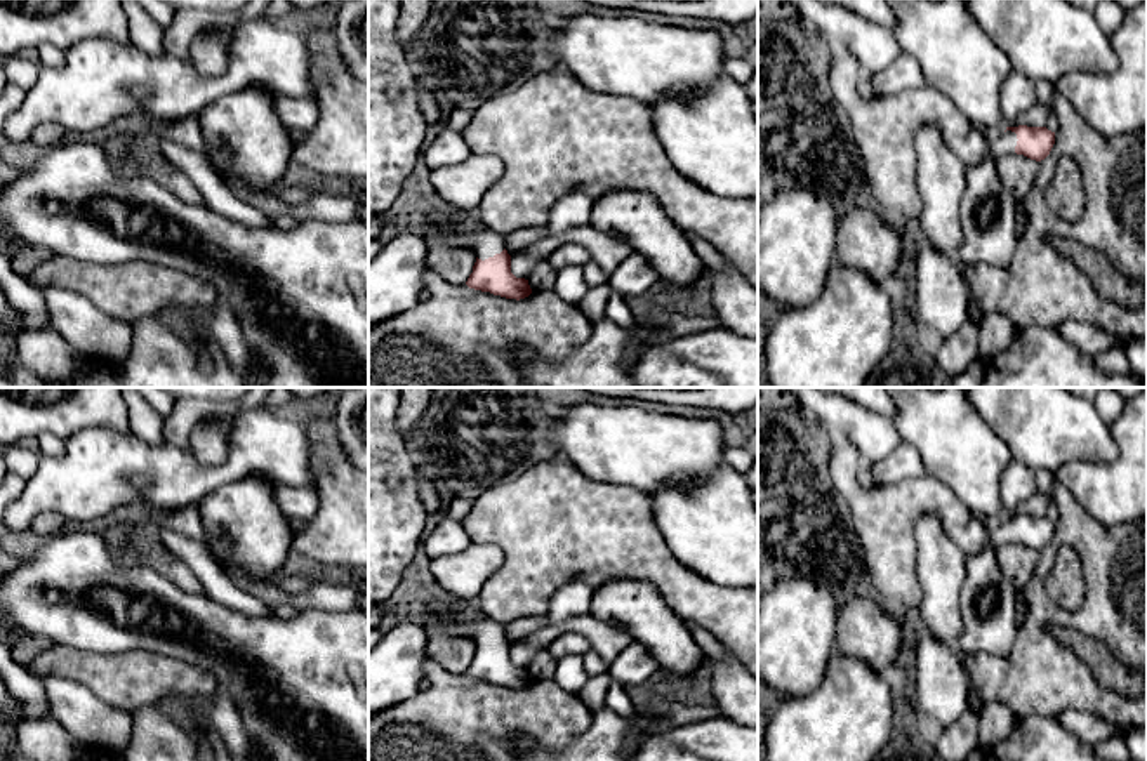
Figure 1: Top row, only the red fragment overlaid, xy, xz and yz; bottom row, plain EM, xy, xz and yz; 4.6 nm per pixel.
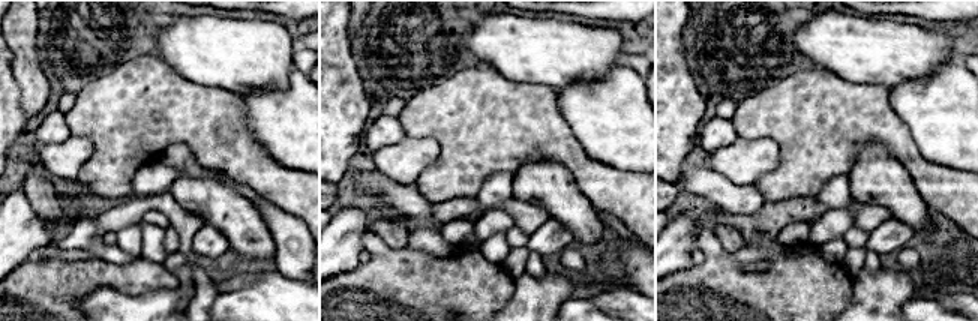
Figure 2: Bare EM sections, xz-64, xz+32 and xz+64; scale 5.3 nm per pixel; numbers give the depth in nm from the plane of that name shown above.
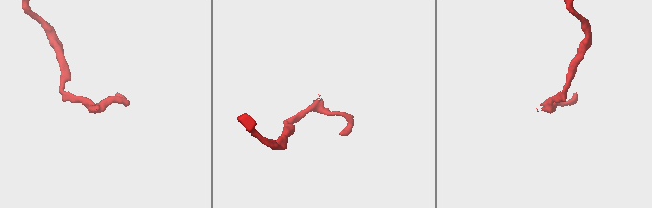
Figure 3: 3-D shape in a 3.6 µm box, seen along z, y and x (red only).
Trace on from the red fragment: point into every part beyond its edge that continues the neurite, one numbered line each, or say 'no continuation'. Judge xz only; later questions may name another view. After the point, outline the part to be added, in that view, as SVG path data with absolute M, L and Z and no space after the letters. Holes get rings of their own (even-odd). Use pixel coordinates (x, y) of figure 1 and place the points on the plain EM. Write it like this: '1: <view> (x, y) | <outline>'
1: xz (475, 624) | M424 587L417 606L441 612L454 629L471 638L481 650L494 646L506 638L504 625L492 620L481 610L457 608L447 601L440 601L428 587Z

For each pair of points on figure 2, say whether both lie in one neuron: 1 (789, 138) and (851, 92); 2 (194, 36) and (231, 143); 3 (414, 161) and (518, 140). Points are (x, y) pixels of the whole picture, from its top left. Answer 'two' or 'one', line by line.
1: one
2: two
3: two

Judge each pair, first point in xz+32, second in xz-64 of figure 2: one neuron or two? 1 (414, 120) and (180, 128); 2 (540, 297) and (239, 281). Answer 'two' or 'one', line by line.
1: one
2: two

